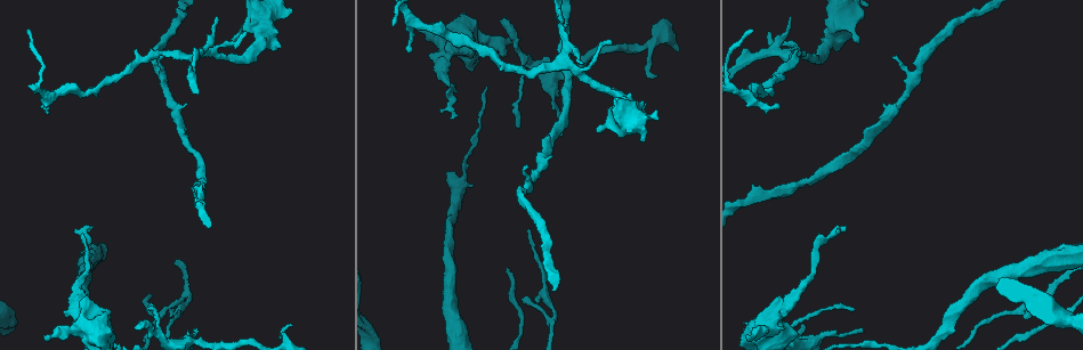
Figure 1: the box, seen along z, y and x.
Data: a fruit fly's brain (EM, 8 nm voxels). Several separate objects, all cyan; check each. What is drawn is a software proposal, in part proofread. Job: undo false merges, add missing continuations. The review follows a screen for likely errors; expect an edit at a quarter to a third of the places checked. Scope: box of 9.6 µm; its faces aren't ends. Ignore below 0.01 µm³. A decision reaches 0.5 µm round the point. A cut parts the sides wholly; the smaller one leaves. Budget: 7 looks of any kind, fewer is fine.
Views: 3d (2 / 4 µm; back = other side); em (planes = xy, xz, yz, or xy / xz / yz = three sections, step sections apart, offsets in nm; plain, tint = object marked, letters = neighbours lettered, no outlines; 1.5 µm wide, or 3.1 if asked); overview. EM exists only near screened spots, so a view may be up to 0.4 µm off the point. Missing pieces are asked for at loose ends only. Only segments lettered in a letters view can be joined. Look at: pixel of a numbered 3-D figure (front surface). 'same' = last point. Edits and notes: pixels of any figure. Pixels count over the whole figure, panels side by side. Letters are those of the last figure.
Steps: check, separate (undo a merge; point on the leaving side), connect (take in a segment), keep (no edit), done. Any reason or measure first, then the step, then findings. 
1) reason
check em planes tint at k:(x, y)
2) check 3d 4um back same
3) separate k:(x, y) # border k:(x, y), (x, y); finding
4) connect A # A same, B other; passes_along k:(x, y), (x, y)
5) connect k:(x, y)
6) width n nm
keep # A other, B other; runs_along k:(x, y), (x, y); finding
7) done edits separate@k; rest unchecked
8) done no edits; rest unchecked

arms part here
check 3d 2um at 1:(1018, 310)

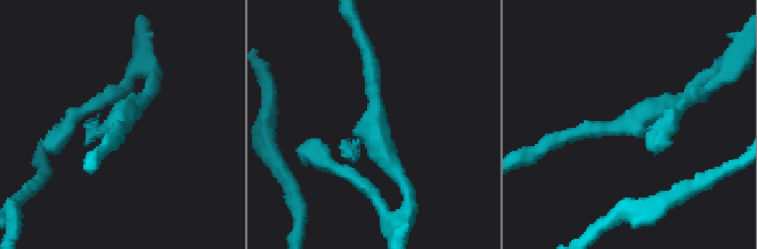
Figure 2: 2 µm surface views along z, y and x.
now the EM
check em planes letters at 2:(631, 121)

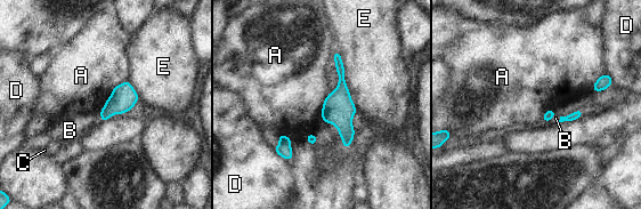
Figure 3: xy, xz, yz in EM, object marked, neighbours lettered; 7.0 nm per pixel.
keep # A other, B other, C other, D other, E other; border 3:(335, 49), (357, 110); all the same neuron

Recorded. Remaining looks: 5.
free end
check em yz step 8 tint at 1:(745, 338)

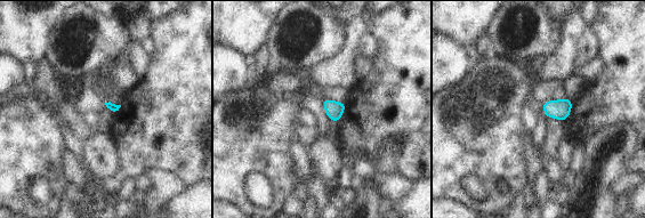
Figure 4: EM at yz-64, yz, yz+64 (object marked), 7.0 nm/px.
another direction
check em planes letters same

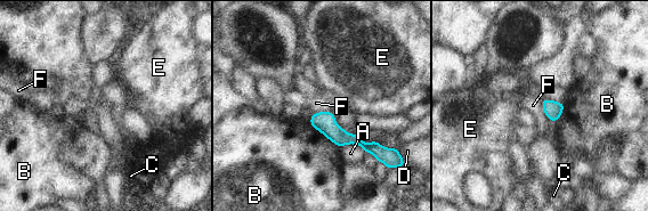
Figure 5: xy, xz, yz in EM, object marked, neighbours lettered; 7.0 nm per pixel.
longest_contact B 260 nm
keep # A other, B other, C other, D other, E other, F other; border 5:(330, 111), (314, 113); none of them fits

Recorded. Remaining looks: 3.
an open end
check 3d 4um at 1:(409, 50)

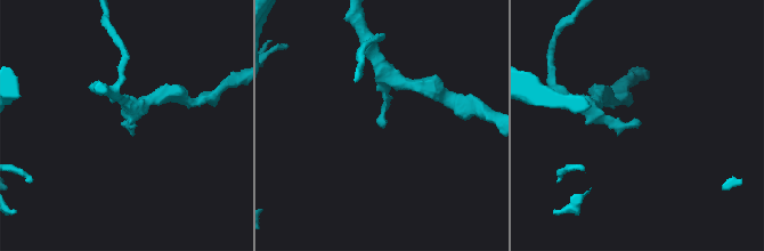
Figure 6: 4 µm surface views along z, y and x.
need the tissue
check em xz step 8 letters at 6:(380, 125)

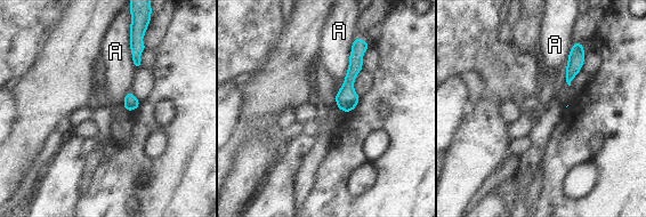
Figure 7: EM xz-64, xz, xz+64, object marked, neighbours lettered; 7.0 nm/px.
keep # A other; runs_along 7:(361, 42), (346, 91), (345, 109); no lettered segment goes on from it

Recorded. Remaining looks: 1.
done no edits; rest unchecked

